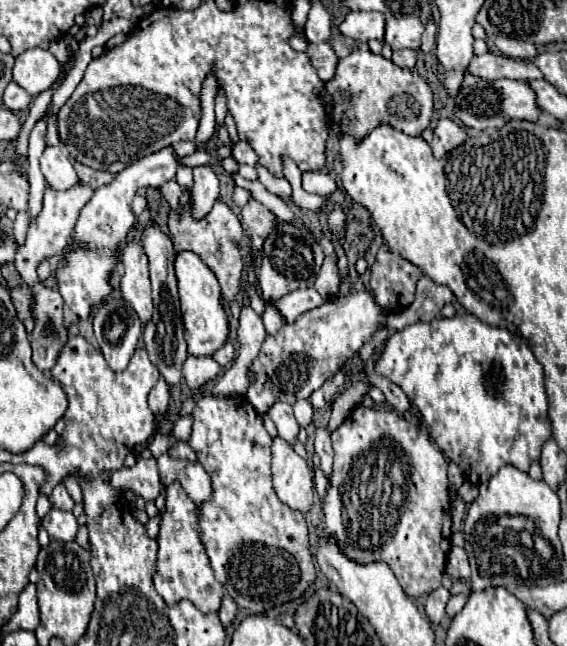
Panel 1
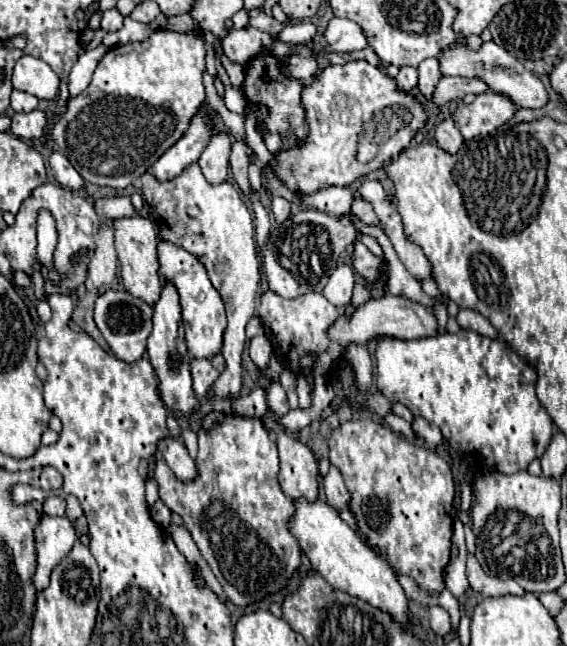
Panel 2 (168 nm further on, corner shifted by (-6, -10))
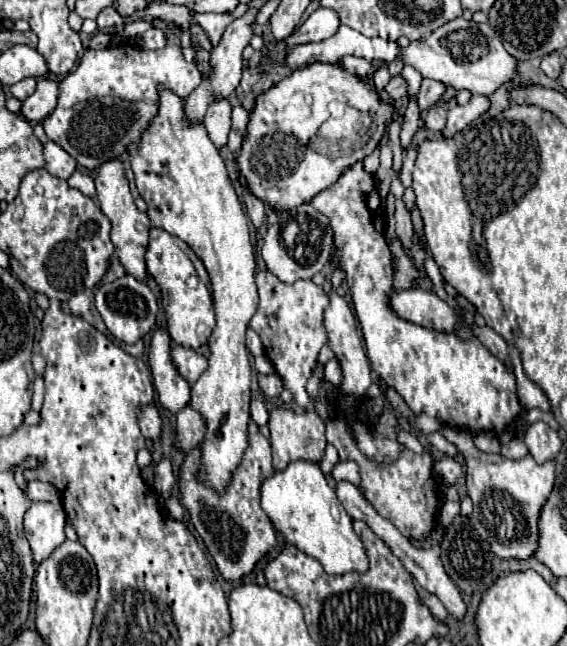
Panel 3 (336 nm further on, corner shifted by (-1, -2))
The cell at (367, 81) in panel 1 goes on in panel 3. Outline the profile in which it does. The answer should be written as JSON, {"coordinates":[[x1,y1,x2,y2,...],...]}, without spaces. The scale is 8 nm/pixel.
{"coordinates":[[317,62,295,70,279,84,261,92,249,114,243,146,237,154,237,166,241,176,247,180,247,192,281,212,309,202,321,190,335,184,337,176,341,176,349,164,355,164,373,152,391,118,393,108,381,102,375,88,371,88,363,78,349,74,343,66]]}

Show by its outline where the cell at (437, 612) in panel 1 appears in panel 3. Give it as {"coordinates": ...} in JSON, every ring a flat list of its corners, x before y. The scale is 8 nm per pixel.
{"coordinates":[[429,596,427,600,425,600,425,604,427,604,427,608,437,616,437,618,441,618,441,620,445,620,445,616,449,616,449,612,445,610,445,606,441,604,441,600,437,600,437,596]]}

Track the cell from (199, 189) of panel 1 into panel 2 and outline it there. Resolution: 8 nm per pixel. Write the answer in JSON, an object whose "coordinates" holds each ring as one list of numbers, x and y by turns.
{"coordinates":[[214,134,202,152,198,164,204,174,204,178,212,184,218,186,226,182,228,176,228,152,230,152,230,138,228,134]]}

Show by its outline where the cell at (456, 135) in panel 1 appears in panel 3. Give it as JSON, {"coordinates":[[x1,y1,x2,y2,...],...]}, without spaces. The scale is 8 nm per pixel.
{"coordinates":[[435,104,427,116,425,116,425,122,423,122,423,130,429,130,429,132,441,132,441,128,445,126,445,118,447,118,447,110,439,104]]}

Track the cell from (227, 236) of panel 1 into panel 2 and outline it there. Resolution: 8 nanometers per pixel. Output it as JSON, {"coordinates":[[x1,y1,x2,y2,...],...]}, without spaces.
{"coordinates":[[190,164,180,178,170,182,158,182,148,172,142,176,142,198,148,202,152,216,160,224,162,240,168,240,192,256,196,256,212,282,212,286,220,292,226,304,228,328,224,334,224,360,226,368,220,380,214,384,210,396,228,398,236,394,242,386,242,350,246,342,246,322,254,314,256,292,260,282,260,268,258,268,258,252,256,252,256,232,254,222,244,206,240,194,232,184,220,184,218,188,210,188,206,178,202,176,198,164]]}

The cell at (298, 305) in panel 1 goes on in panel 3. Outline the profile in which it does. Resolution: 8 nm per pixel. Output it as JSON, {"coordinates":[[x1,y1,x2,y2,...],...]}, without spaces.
{"coordinates":[[269,270,255,274,259,288,259,308,251,318,251,328,259,334,265,354,273,364,277,376,283,380,283,386,293,394,297,406,311,406,311,398,305,390,313,368,317,366,317,354,327,342,323,328,323,310,329,304,329,296,321,286,315,286,311,280,297,280,293,284,281,282]]}

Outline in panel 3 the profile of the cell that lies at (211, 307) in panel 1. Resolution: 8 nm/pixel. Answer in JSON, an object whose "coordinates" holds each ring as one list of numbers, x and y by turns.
{"coordinates":[[151,228,149,232,149,246,145,252,147,272,155,278,161,290,161,304,167,316,167,332,175,344,187,346,197,350,199,346,207,344,209,332,215,324,213,312,213,298,211,298,211,284,205,266,197,258,197,254,177,236,161,230]]}

